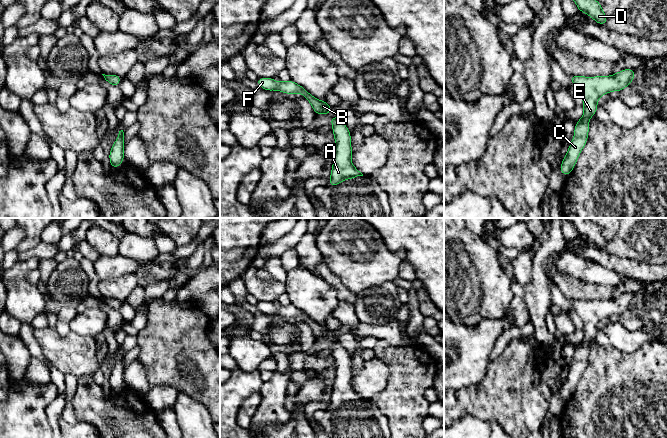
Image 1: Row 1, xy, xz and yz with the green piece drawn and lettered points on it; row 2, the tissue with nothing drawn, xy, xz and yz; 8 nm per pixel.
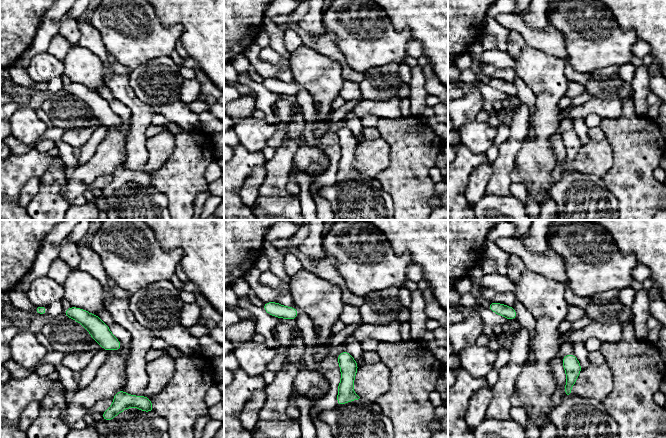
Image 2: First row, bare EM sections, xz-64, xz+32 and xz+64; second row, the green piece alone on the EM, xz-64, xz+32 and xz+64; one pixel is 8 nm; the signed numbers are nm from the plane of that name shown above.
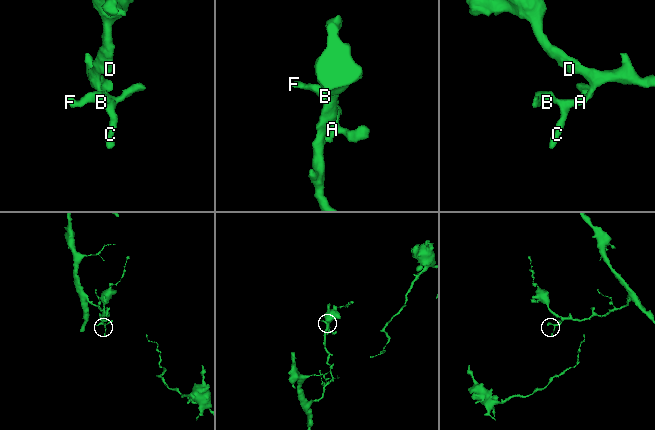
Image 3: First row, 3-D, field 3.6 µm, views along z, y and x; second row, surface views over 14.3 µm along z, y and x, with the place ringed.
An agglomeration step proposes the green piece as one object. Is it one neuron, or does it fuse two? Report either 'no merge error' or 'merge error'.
no merge error

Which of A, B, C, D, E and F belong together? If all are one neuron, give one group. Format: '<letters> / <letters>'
A B C D E F

